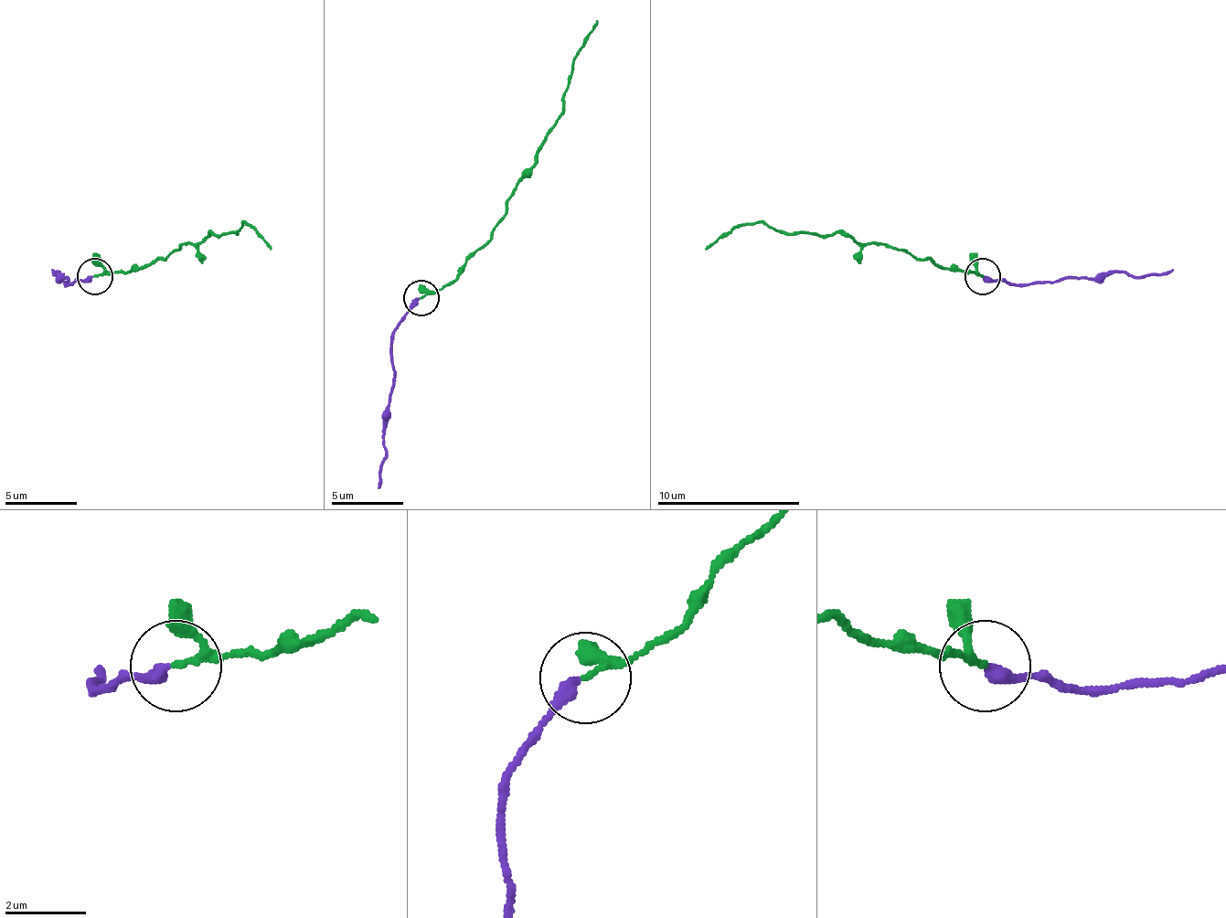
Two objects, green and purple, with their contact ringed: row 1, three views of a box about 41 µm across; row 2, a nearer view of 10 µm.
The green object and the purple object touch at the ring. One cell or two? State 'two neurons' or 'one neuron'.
one neuron

